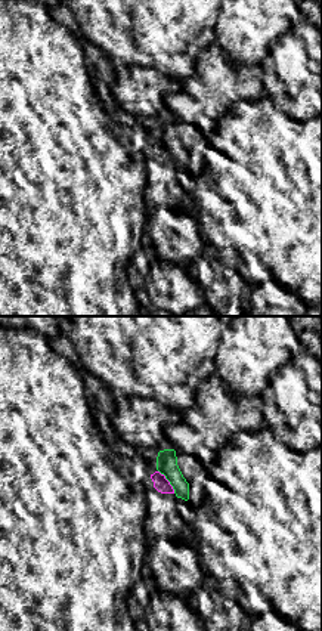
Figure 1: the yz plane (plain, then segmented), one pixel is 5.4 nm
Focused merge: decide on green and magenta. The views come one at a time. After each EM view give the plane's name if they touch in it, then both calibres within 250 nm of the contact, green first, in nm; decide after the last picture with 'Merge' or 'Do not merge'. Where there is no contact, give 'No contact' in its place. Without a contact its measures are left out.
Touches green in yz. Thickness 110 nm (green) against 80 nm

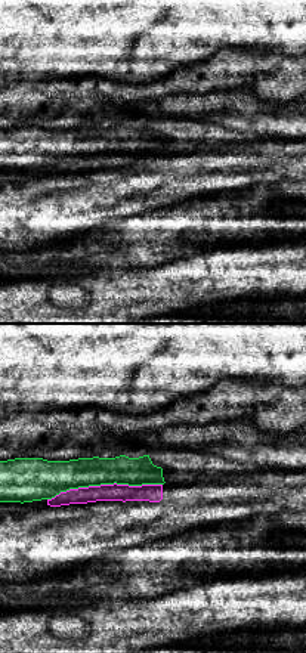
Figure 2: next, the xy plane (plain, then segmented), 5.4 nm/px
Touches green in xy. Thickness 180 nm (green) against 100 nm

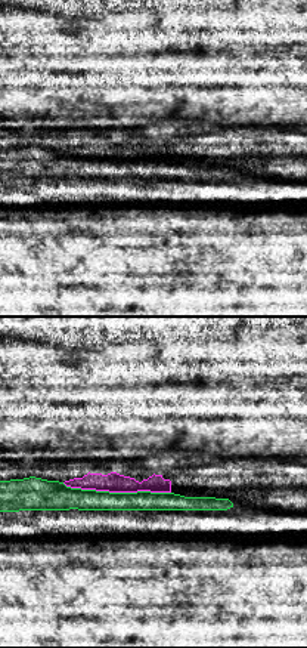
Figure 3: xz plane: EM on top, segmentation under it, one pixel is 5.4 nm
Touches green in xz. Thickness 110 nm (green) against 110 nm

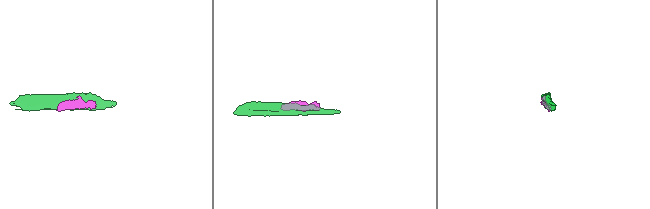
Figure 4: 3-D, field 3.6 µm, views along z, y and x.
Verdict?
Do not merge

